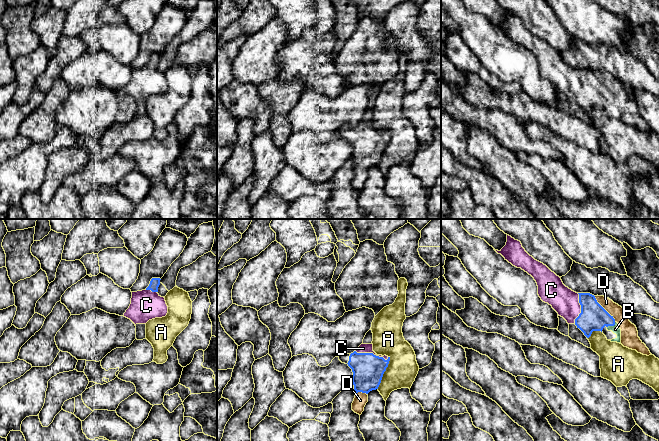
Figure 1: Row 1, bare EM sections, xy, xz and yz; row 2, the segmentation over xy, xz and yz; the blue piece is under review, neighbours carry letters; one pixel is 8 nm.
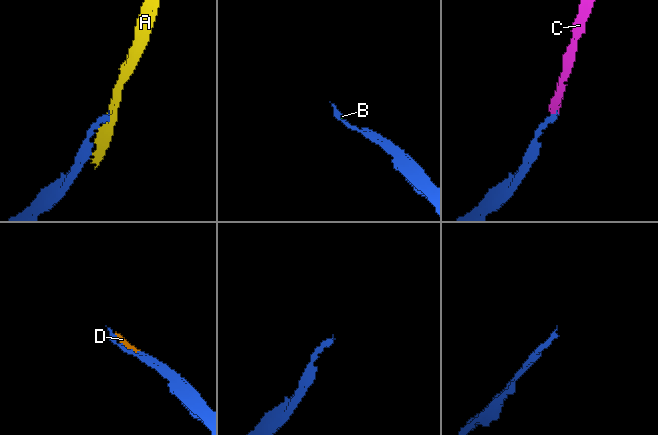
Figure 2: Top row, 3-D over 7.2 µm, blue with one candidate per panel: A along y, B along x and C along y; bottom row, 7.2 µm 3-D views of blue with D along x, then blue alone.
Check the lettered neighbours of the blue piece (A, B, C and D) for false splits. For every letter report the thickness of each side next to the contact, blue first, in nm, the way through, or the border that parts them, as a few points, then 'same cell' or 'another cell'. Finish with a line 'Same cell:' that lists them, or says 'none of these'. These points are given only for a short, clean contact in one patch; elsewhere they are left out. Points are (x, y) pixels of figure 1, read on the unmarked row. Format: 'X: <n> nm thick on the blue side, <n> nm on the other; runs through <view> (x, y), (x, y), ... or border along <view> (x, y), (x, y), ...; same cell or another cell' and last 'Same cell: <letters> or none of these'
A: 260 nm thick on the blue side, 240 nm on the other; another cell
B: 220 nm thick on the blue side, 70 nm on the other; same cell
C: 260 nm thick on the blue side, 80 nm on the other; runs through xz (368, 145), (368, 133), (372, 129), (363, 124); same cell
D: 220 nm thick on the blue side, 120 nm on the other; same cell
Same cell: B, C, D

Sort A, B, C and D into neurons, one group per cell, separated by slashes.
A / B C D

